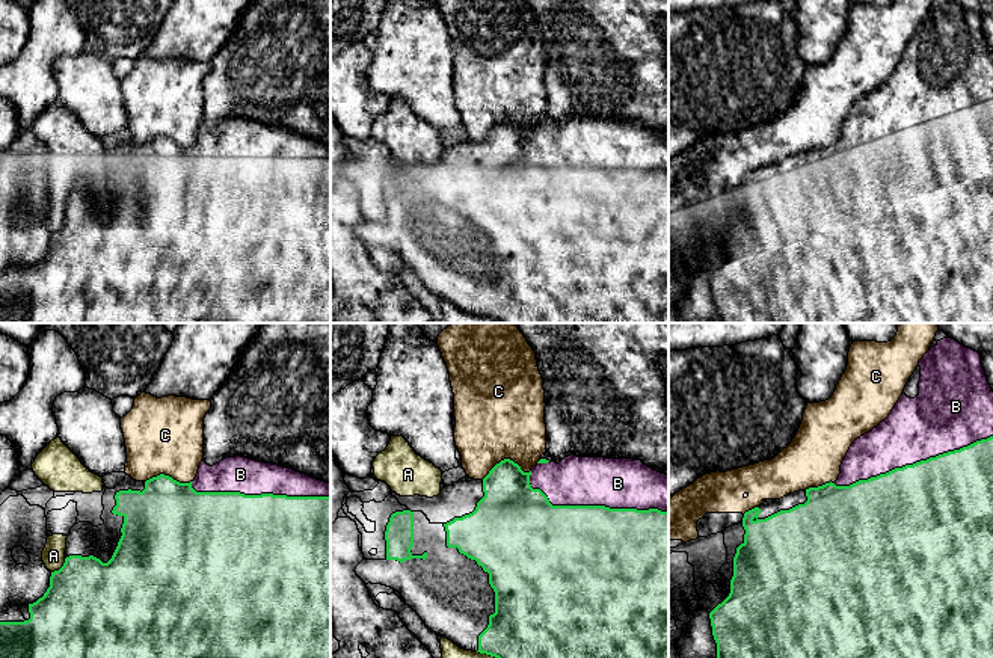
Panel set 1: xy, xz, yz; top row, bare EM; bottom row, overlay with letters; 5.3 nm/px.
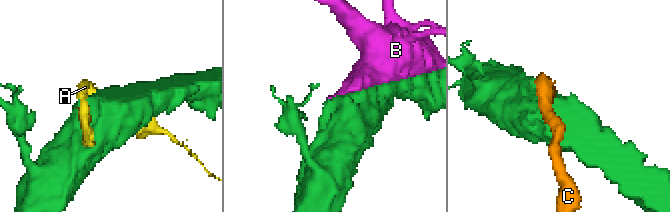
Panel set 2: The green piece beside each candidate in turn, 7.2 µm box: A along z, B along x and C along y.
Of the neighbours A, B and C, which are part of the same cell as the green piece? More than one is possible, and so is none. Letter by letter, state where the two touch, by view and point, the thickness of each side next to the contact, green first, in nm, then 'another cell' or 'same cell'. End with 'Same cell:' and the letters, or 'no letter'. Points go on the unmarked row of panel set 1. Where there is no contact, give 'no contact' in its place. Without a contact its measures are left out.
A: contact xy (61, 230); calibres 480 and 130 nm; another cell
B: contact yz (913, 126); calibres 500 and 340 nm; same cell
C: contact xz (506, 121); calibres 300 and 480 nm; another cell
Same cell: B

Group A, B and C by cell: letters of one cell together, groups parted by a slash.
A / B / C

